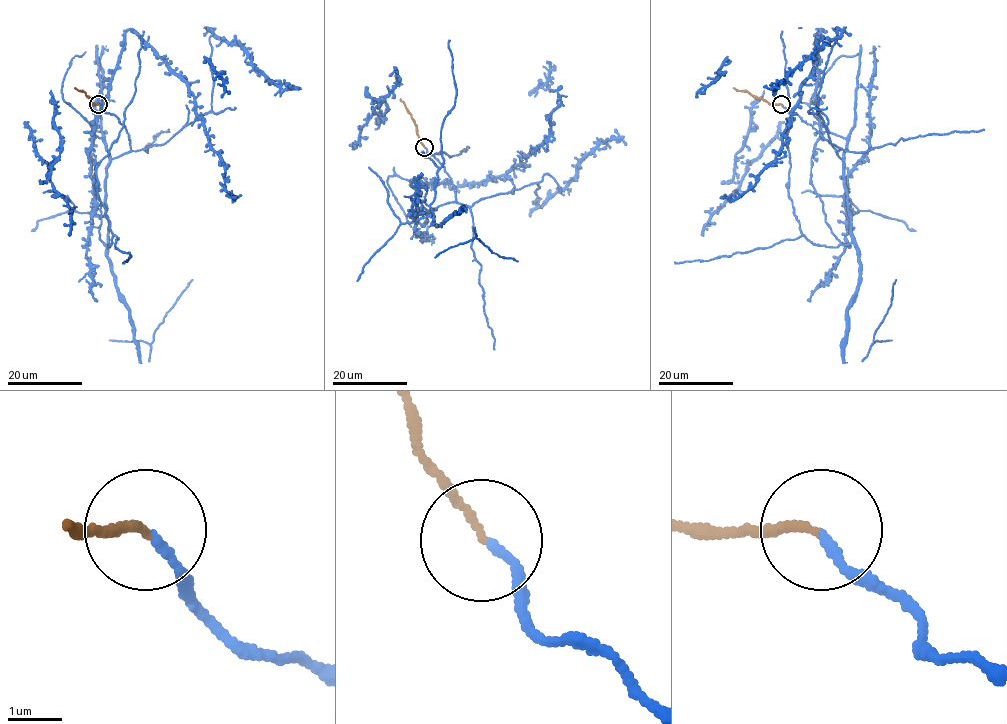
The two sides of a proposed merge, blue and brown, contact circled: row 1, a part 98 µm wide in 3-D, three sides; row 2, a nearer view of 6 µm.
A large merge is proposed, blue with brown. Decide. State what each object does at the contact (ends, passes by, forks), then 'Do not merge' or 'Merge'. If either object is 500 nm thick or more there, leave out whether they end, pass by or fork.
At the ring blue ends. At the ring brown ends. Merge

